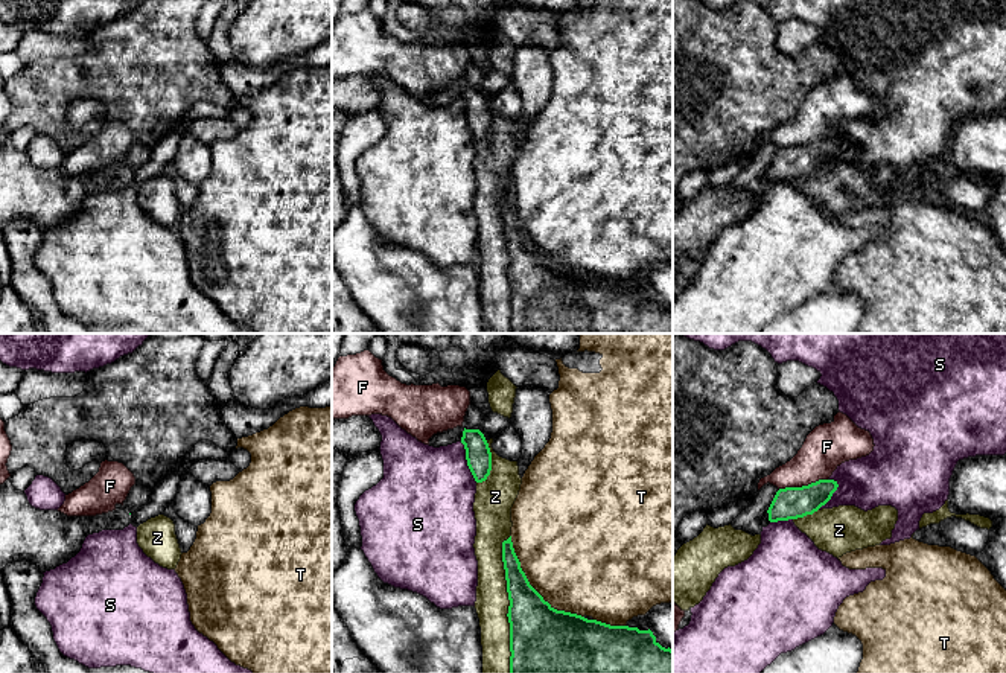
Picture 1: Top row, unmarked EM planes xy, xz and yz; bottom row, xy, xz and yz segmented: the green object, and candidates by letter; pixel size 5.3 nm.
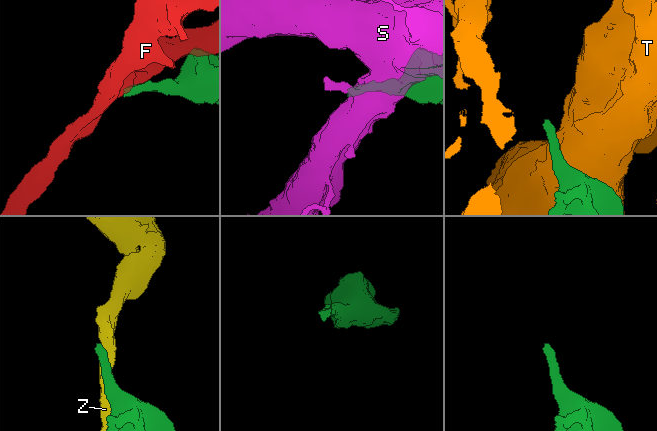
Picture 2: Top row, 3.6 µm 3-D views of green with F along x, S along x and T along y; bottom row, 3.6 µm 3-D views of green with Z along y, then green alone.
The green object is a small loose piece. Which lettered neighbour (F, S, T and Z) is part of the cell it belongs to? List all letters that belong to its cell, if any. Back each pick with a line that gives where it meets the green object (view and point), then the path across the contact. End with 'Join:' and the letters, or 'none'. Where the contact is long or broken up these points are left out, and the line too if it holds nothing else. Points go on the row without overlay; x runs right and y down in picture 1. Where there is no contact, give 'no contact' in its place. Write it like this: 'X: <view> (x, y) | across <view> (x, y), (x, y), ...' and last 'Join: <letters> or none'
Join: none

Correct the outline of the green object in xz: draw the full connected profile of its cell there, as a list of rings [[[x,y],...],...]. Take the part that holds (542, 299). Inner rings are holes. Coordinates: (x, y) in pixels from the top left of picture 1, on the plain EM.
[[[511,195],[502,201],[502,221],[508,251],[510,333],[673,333],[673,309],[662,306],[653,291],[610,285],[581,274],[557,270],[530,244],[514,212]]]

